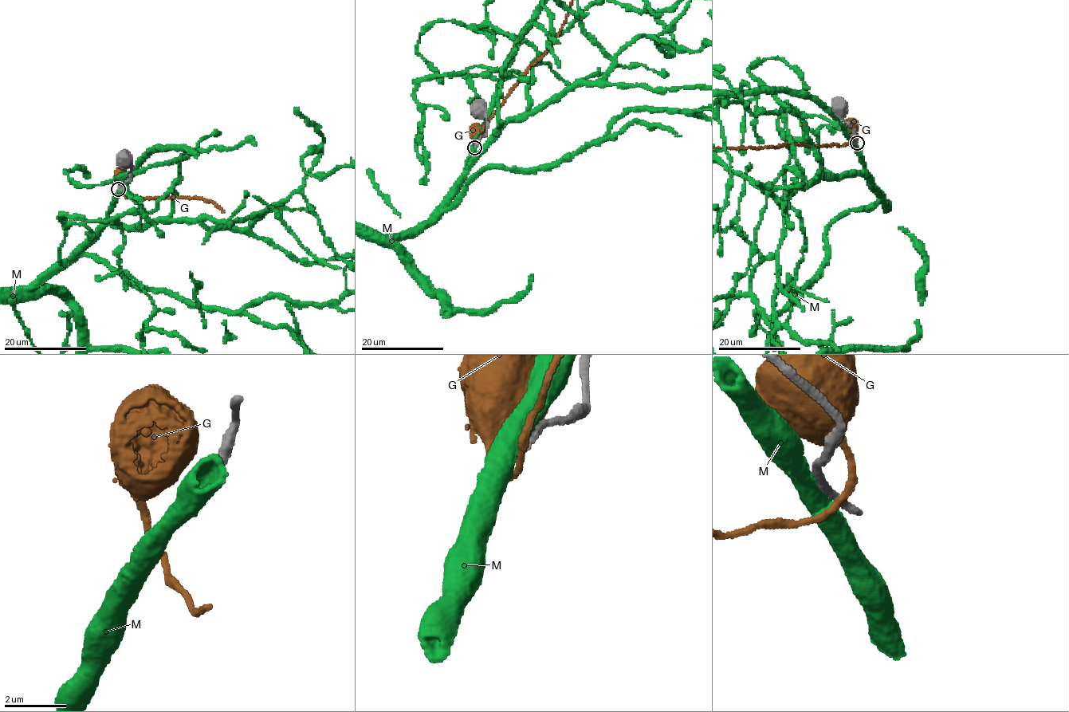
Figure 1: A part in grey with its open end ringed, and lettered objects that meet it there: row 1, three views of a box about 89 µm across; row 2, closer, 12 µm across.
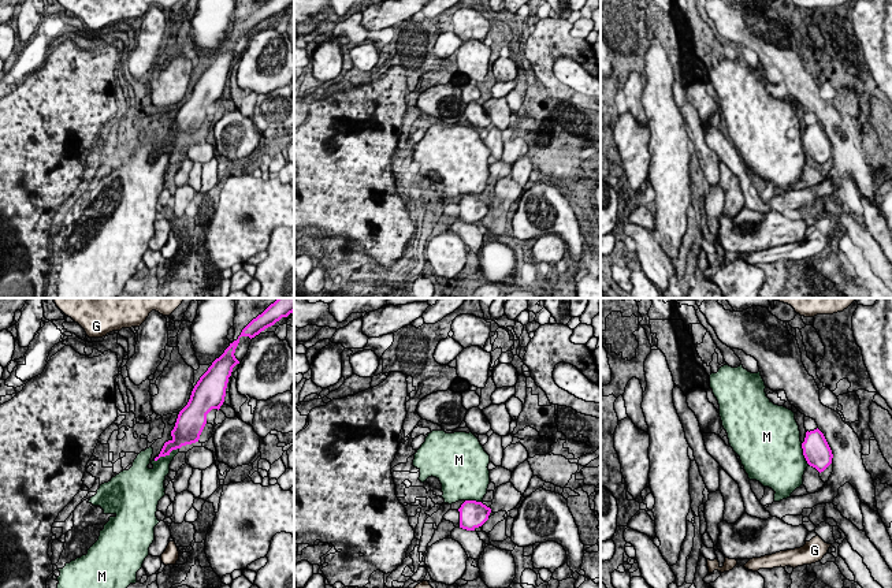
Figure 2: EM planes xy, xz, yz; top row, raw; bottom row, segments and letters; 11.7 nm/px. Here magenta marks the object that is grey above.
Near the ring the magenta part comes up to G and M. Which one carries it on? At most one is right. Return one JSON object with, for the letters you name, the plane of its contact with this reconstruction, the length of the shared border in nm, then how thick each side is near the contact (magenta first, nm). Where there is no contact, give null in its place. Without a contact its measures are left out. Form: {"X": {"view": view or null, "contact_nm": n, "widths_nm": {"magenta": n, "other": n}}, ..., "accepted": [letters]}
{"accepted": []}

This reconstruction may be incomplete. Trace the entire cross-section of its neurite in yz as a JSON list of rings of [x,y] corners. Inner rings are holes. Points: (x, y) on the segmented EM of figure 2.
[[[818,428],[806,432],[802,449],[807,464],[815,468],[819,473],[824,472],[832,464],[832,450],[824,433]]]

